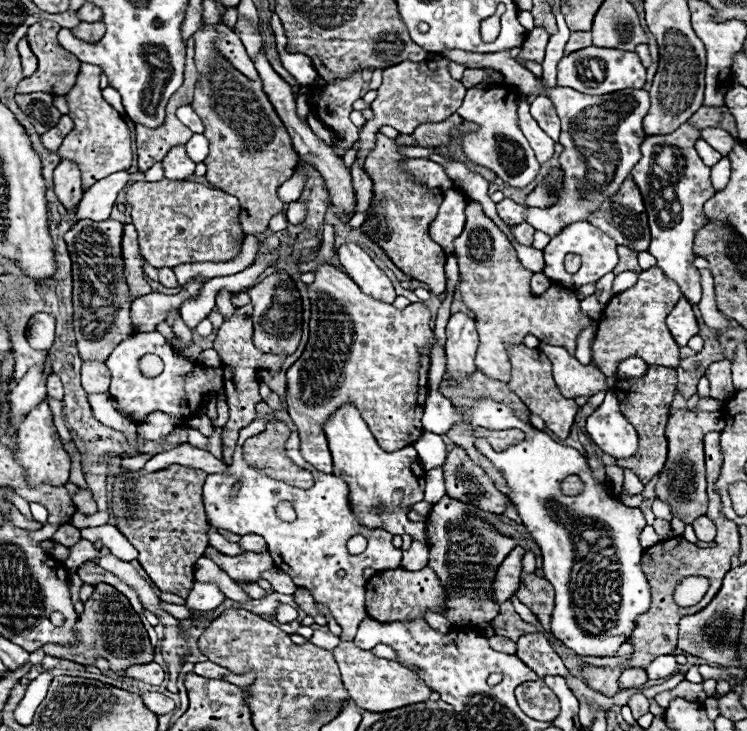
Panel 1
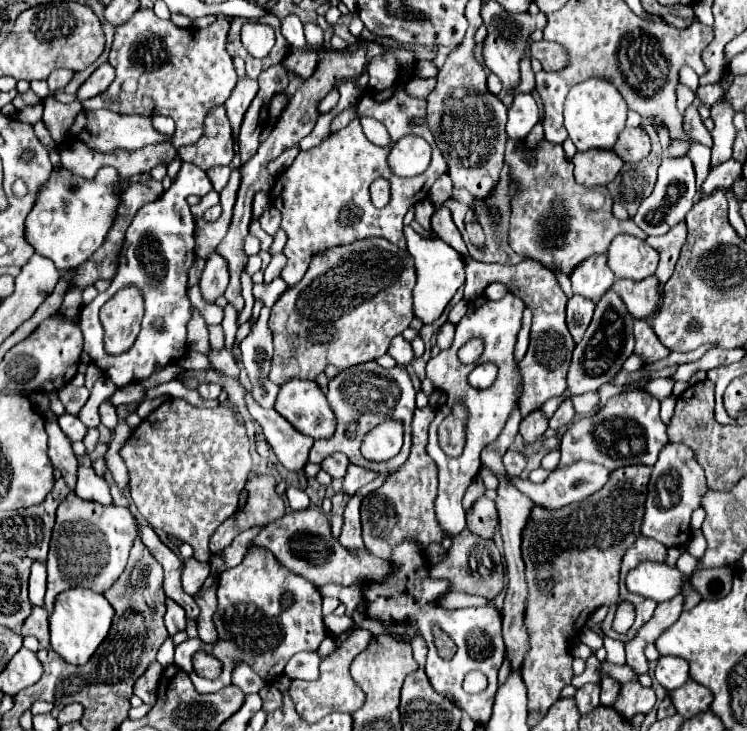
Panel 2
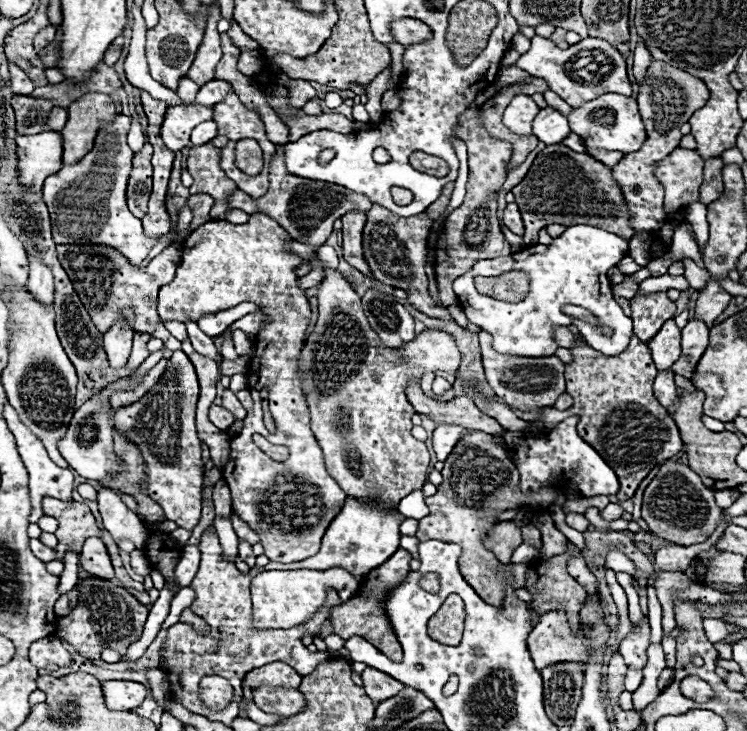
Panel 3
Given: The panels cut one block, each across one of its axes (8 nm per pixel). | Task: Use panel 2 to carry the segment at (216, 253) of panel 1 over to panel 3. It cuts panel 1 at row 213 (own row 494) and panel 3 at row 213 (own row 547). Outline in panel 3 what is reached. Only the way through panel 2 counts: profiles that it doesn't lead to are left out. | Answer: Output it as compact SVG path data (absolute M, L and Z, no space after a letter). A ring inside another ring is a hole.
M190 194L186 198L186 204L192 208L192 216L194 216L192 218L192 228L198 228L200 224L210 220L209 212L212 204L214 204L212 196L208 196L208 194Z

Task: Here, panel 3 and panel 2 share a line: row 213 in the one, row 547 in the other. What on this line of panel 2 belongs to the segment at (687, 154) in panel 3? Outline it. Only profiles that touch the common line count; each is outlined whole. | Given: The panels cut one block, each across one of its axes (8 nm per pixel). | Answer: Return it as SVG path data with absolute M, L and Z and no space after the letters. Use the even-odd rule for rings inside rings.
M668 442L658 462L652 468L652 478L648 484L648 498L646 498L646 512L642 518L642 536L654 538L666 548L684 546L690 540L690 516L696 508L700 508L702 496L706 492L706 476L702 466L694 460L694 452L684 444Z

